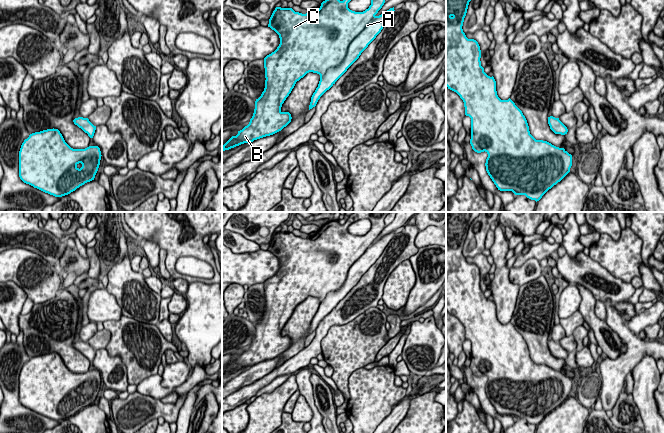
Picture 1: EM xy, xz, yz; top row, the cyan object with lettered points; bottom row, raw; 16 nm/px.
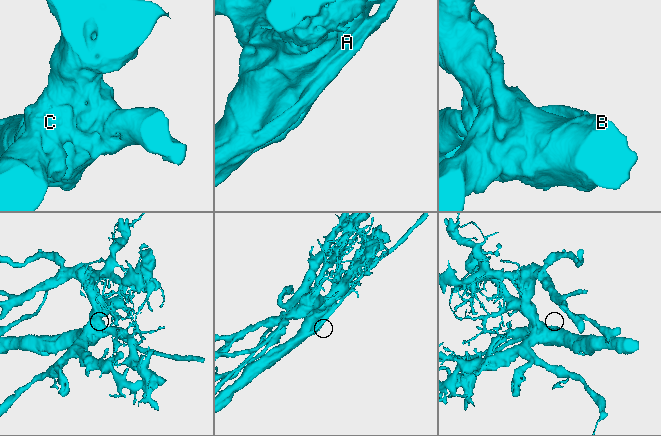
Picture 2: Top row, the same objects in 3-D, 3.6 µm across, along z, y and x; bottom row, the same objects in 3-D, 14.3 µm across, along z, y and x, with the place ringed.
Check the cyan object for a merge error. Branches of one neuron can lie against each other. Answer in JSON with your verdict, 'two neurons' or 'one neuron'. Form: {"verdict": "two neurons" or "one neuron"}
{"verdict": "one neuron"}

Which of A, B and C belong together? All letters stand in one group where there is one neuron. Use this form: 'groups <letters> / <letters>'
groups A B C

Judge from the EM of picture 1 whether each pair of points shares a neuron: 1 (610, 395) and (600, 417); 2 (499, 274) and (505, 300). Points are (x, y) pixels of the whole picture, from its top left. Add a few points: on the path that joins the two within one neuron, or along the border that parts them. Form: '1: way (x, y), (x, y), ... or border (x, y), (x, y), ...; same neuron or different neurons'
1: border (602, 409), (606, 411); different neurons
2: way (501, 280), (501, 288), (505, 294); same neuron

